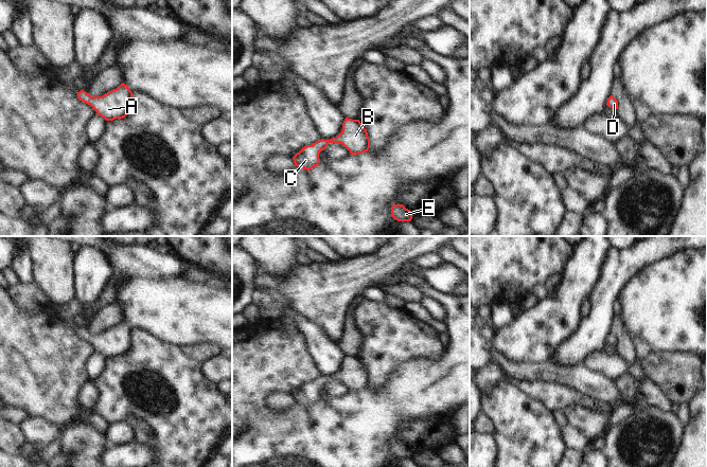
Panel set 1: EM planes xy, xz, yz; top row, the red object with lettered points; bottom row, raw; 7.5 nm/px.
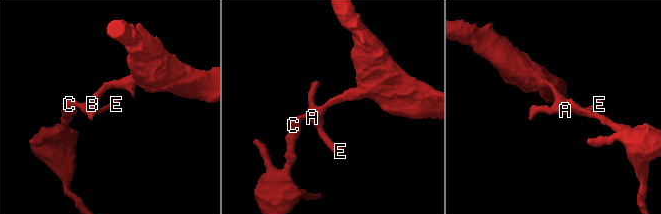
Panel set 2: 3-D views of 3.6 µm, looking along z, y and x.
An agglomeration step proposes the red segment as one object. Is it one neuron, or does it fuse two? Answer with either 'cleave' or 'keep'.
keep

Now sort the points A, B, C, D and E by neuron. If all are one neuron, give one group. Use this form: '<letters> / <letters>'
A B C D E

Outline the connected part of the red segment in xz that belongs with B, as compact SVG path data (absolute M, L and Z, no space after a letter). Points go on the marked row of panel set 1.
M346 118L342 123L342 130L336 138L321 139L312 145L304 146L293 157L295 165L306 170L317 166L321 162L319 154L326 148L329 143L340 143L352 155L366 152L370 148L368 132L360 121Z

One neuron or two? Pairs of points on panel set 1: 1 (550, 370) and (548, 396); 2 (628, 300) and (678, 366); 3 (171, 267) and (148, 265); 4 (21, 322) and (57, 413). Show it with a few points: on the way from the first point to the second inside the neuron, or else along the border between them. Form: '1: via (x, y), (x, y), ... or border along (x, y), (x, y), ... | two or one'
1: border along (524, 381), (554, 381), (572, 390) | two
2: border along (652, 351), (686, 352), (692, 355) | two
3: via (165, 266), (154, 265) | one
4: via (21, 344), (38, 361), (51, 391) | one

